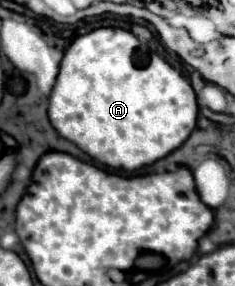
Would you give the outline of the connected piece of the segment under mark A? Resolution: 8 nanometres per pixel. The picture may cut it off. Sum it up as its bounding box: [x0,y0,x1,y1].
[49,27,197,171]

